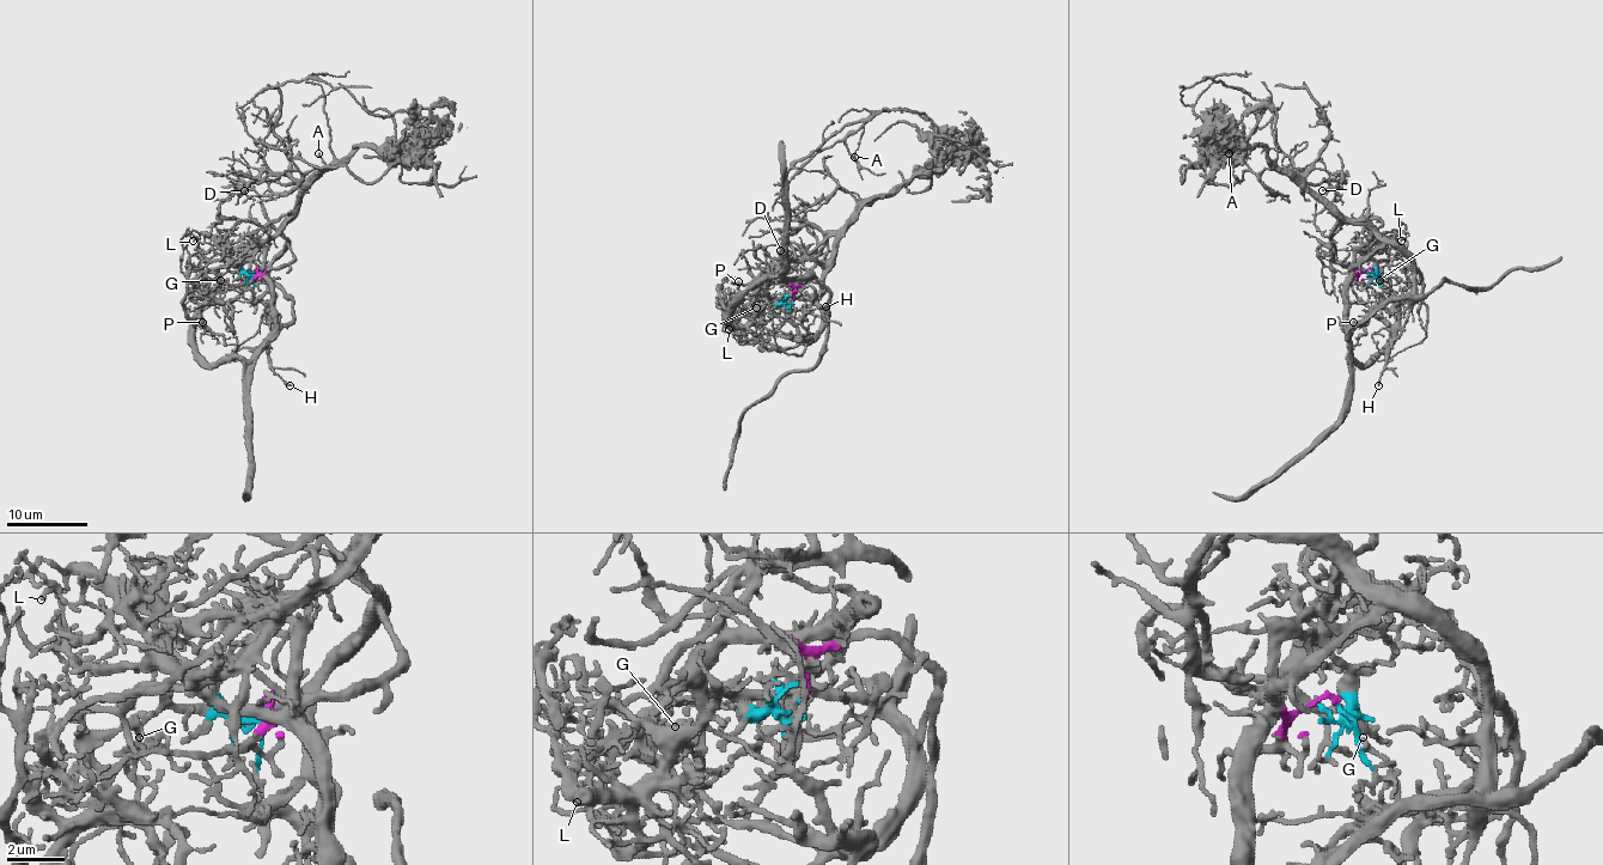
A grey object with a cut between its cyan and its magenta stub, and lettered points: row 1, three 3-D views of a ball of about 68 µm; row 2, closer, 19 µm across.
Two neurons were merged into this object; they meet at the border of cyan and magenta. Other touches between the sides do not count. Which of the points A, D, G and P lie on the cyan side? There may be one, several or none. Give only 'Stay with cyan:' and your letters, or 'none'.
Stay with cyan: G, P

